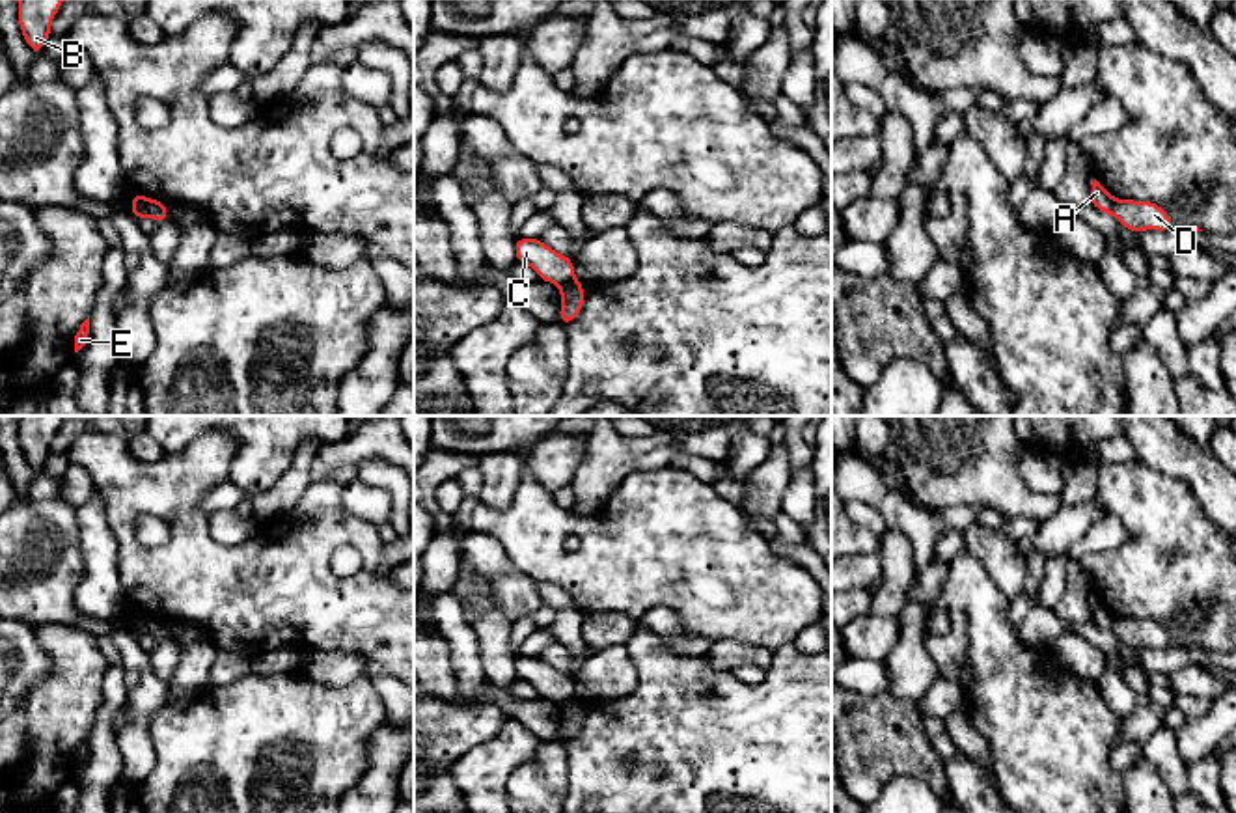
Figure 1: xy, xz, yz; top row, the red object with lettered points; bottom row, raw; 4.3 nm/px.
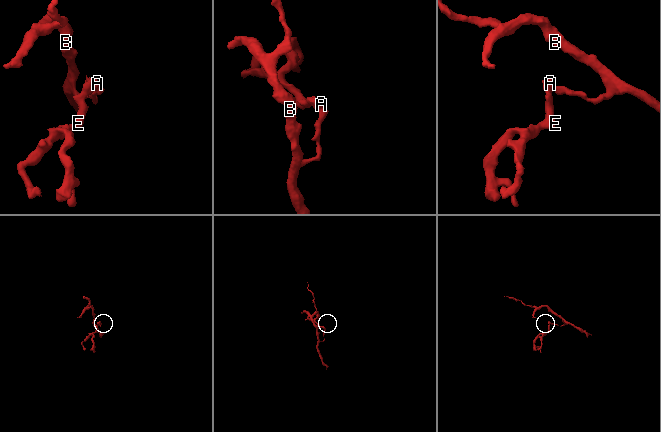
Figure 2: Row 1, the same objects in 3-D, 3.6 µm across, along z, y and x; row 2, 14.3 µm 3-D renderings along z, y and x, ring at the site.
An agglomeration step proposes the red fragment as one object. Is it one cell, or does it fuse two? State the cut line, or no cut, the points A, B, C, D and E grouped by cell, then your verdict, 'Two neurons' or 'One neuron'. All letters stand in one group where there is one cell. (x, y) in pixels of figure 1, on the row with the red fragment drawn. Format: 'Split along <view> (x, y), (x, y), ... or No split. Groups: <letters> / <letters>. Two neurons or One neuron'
Split along xy (153, 200), (146, 215). Groups: A C E / B D. Two neurons

